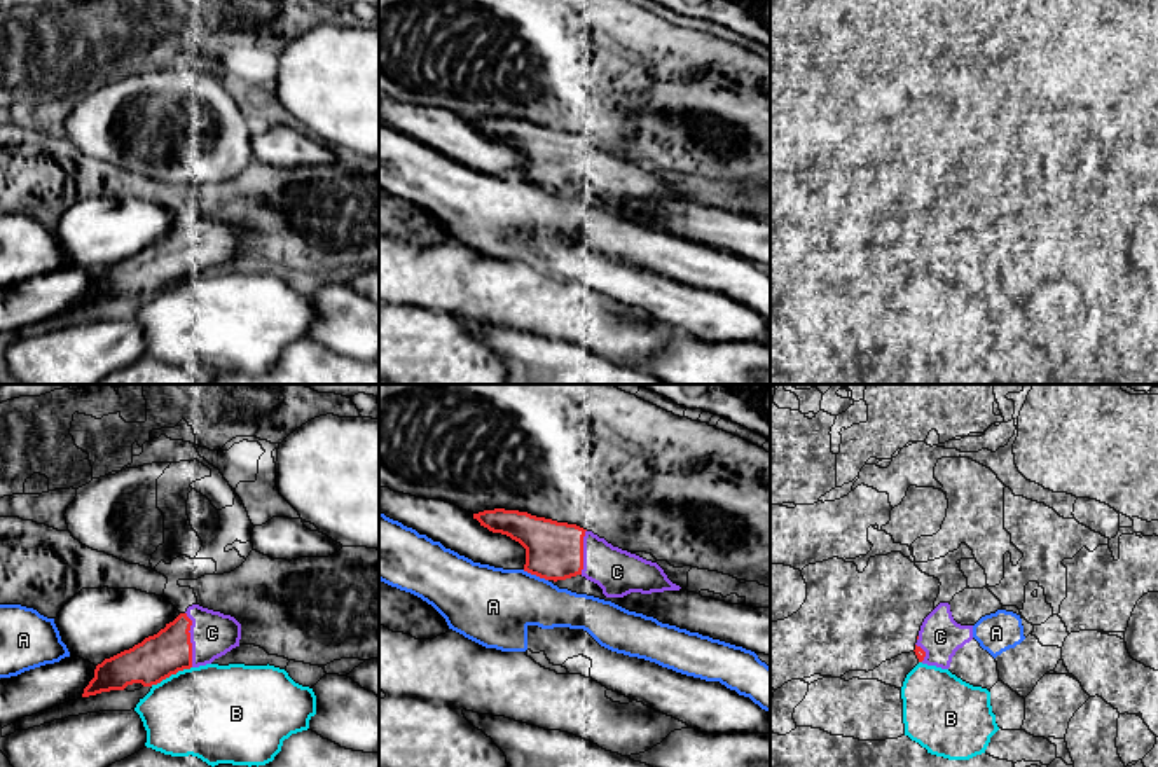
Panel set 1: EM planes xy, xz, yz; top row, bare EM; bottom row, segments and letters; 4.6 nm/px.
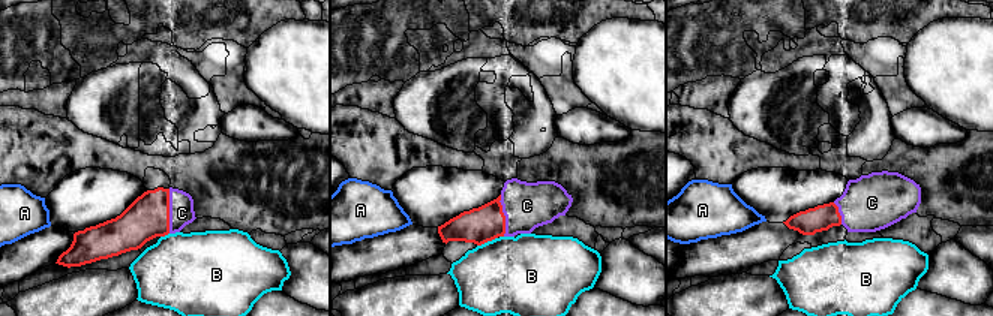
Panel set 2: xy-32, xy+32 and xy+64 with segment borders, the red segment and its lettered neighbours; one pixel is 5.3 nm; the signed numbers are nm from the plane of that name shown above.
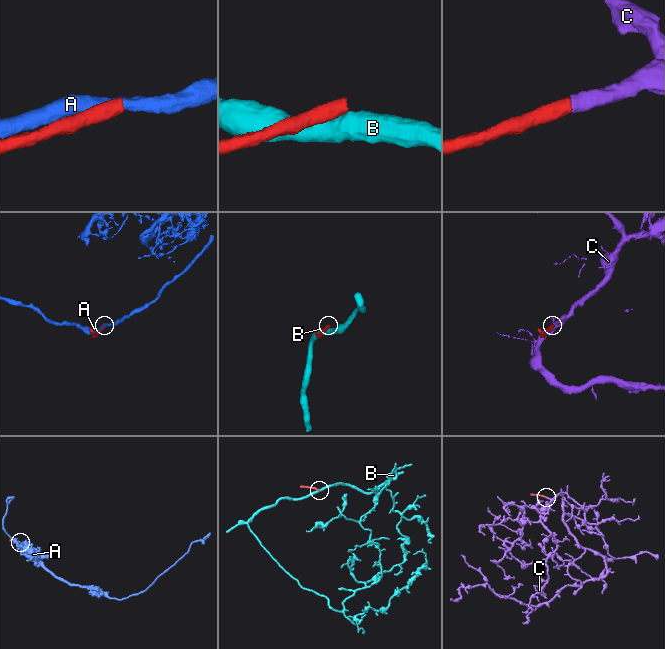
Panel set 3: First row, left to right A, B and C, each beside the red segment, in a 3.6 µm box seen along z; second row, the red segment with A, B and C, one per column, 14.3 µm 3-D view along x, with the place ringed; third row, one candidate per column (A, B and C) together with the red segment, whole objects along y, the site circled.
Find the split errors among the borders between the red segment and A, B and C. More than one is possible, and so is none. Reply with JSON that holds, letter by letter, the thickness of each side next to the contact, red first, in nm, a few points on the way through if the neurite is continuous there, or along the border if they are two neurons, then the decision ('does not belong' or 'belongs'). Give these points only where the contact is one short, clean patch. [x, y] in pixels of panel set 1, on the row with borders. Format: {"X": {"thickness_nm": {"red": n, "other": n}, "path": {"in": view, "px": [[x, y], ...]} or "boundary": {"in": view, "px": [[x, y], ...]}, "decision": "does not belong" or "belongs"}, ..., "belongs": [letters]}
{"A": {"thickness_nm": {"red": 280, "other": 360}, "decision": "does not belong"}, "B": {"thickness_nm": {"red": 200, "other": 440}, "boundary": {"in": "xy", "px": [[191, 666], [151, 685]]}, "decision": "does not belong"}, "C": {"thickness_nm": {"red": 200, "other": 200}, "decision": "belongs"}, "belongs": ["C"]}

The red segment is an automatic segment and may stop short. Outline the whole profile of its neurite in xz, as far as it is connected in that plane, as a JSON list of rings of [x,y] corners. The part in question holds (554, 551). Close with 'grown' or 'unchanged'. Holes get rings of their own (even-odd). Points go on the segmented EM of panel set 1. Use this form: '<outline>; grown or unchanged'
[[[505,508],[473,514],[473,519],[519,542],[526,549],[524,571],[540,578],[557,582],[582,575],[597,584],[606,598],[681,589],[657,563],[613,547],[576,524]]]; grown

